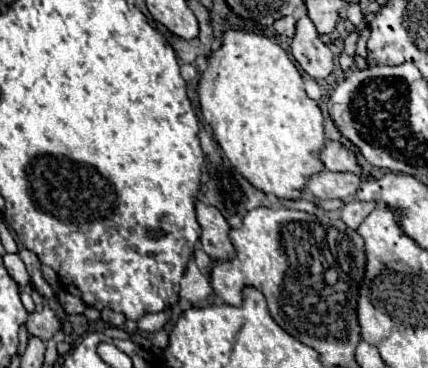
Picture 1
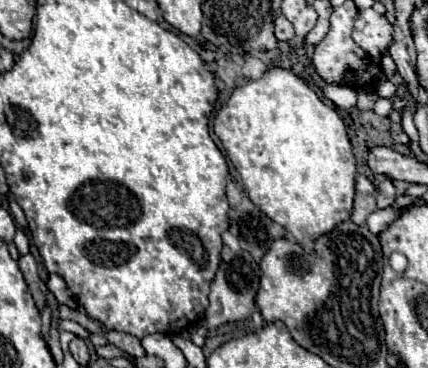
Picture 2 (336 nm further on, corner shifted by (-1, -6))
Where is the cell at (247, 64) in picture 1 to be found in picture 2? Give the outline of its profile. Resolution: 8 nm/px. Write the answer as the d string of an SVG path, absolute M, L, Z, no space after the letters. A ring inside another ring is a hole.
M276 66L260 80L248 80L238 86L218 112L214 132L222 140L234 168L240 172L250 200L276 224L284 226L306 252L314 254L314 242L350 218L356 184L356 158L352 154L346 126L338 112L326 106L294 72Z

